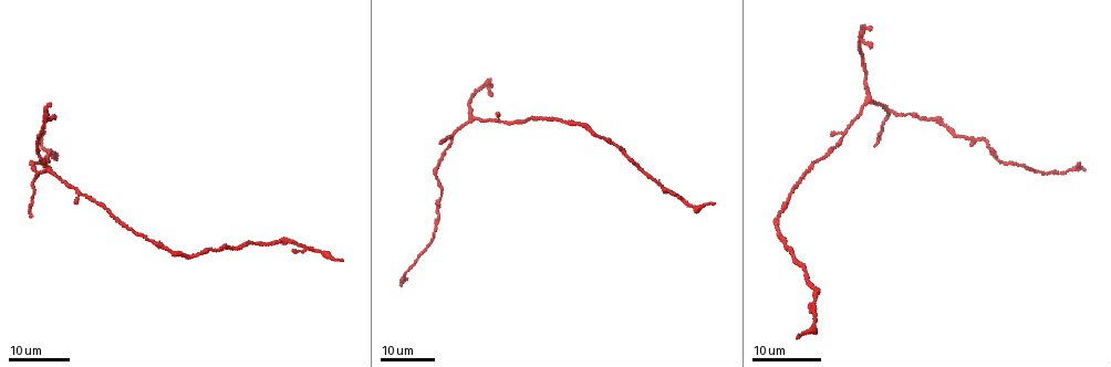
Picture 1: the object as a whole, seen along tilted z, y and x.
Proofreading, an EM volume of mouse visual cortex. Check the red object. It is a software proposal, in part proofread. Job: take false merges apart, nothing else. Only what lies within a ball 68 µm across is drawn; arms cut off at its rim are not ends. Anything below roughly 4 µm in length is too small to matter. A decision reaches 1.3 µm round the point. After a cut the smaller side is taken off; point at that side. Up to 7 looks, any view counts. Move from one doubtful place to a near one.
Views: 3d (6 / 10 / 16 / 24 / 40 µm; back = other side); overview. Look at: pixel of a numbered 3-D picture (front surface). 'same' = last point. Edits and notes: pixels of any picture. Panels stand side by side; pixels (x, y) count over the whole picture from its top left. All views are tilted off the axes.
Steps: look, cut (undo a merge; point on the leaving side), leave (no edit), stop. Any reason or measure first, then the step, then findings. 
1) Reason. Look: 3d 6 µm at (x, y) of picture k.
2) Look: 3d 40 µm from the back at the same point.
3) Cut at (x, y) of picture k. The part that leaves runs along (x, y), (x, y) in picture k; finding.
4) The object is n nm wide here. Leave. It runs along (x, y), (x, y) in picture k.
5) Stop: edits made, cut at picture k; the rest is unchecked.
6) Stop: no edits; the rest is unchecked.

Three-way junction. Look: 3d 24 µm at (440, 199) of picture 1.

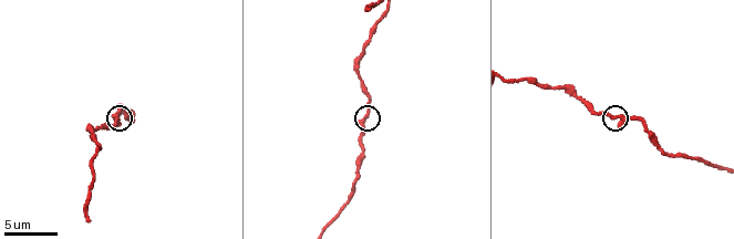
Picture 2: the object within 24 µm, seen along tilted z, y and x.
Look: 3d 10 µm at (616, 116) of picture 2.

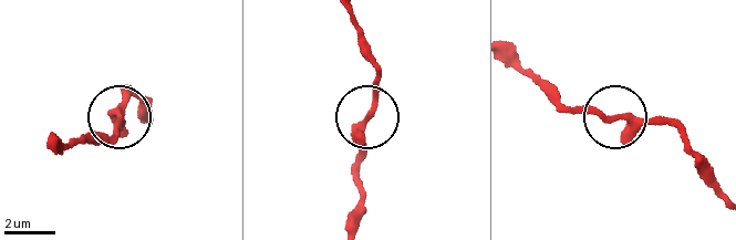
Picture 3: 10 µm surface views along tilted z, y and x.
The object is 230 nm wide here. Leave. Continuous, no second neuron.

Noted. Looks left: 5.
Three arms meet. Look: 3d 10 µm at (94, 149) of picture 2.

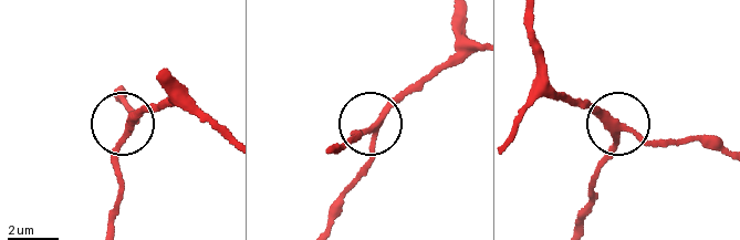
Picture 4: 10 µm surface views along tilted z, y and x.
The side arm is 8 µm long. Leave. It runs along (476, 45), (427, 75), (367, 133), (352, 135) in picture 4; one neuron here.

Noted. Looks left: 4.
Three arms meet. Look: 3d 16 µm at (45, 171) of picture 1.

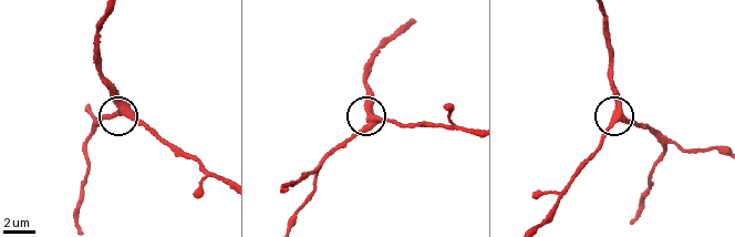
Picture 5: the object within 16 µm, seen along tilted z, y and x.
Look: 3d 6 µm at (121, 107) of picture 5.

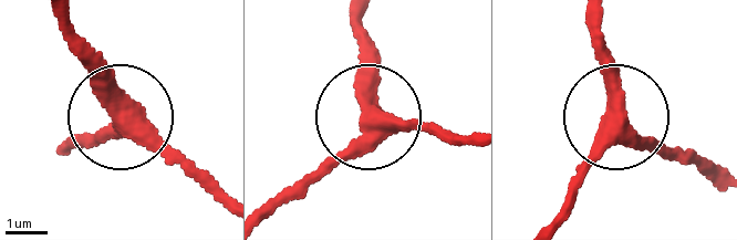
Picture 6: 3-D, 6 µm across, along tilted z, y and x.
3 arms meet here. Leave. It runs along (226, 208), (141, 142), (90, 43) in picture 6; one neuron here.

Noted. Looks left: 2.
A narrow waist. Look: 3d 16 µm at (500, 122) of picture 1.

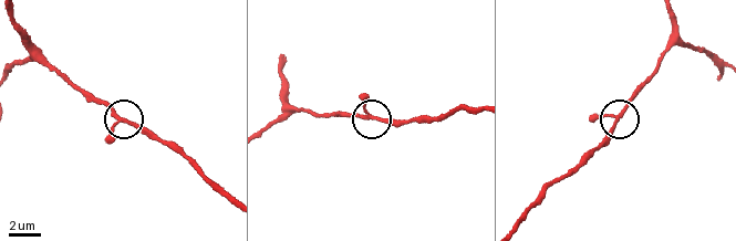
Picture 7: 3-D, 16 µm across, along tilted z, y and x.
Zoom in. Look: 3d 10 µm at (129, 122) of picture 7.

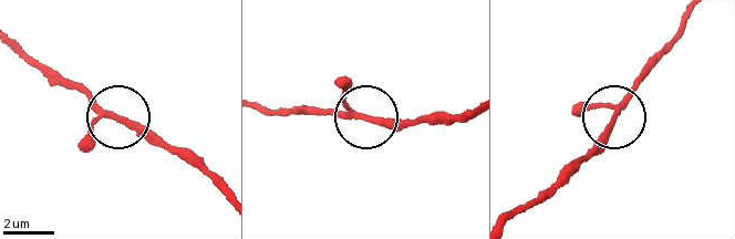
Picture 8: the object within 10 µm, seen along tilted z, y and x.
The object is 200 nm wide here. Leave. It runs along (407, 118), (331, 114), (318, 107) in picture 8; continuous, no second neuron.

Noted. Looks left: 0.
Stop: no edits; the rest is unchecked.

